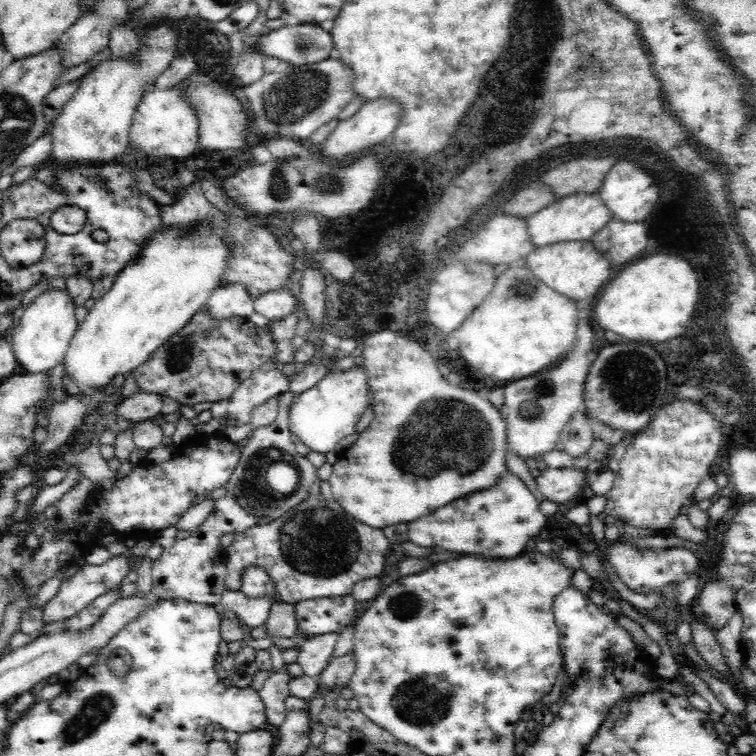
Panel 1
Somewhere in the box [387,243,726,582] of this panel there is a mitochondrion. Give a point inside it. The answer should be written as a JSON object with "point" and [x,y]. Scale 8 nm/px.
{"point":[444,431]}

